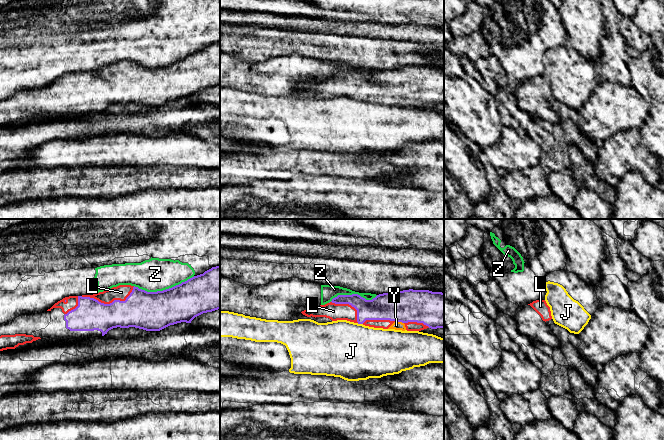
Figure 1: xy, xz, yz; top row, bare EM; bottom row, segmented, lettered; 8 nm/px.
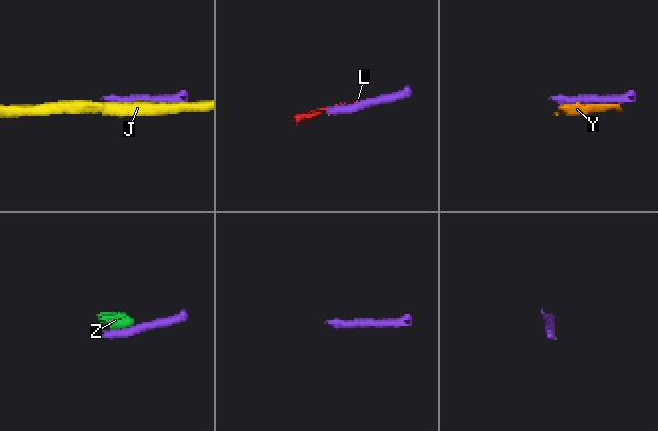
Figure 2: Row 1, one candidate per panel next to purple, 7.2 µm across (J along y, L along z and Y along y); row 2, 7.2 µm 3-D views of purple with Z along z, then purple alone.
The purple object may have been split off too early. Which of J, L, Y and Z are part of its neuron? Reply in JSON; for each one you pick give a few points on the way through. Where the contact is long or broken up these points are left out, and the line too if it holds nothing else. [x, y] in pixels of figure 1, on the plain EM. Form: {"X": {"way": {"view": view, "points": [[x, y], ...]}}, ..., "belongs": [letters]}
{"belongs": ["L"]}

